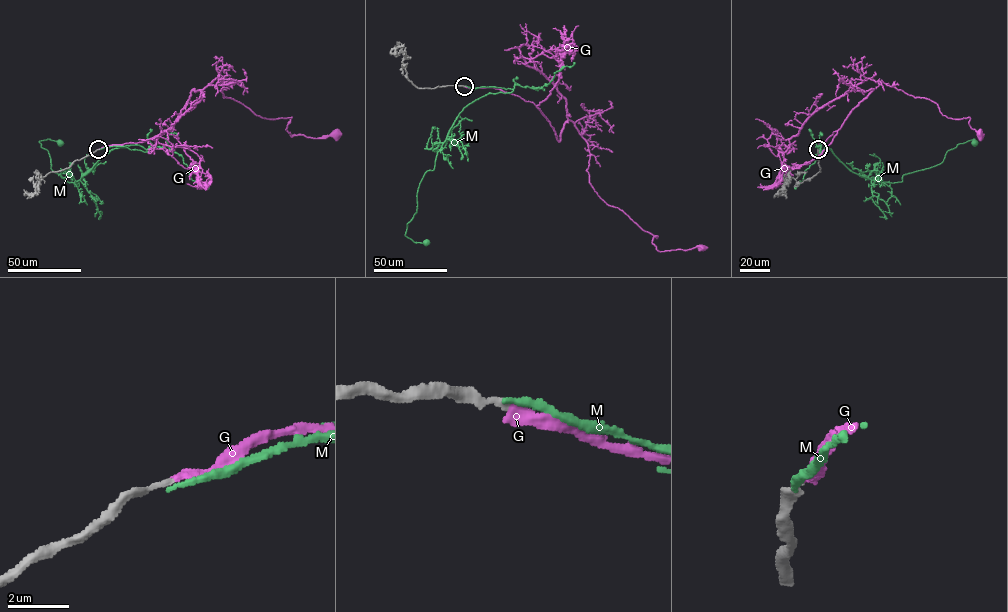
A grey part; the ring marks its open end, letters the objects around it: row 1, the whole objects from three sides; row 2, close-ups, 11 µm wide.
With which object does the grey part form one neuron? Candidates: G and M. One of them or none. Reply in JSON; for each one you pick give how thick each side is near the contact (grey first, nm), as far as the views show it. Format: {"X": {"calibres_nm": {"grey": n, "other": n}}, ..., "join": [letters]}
{"G": {"calibres_nm": {"grey": 200, "other": 360}}, "join": ["G"]}

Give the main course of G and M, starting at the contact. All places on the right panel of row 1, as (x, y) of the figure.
G: (818, 149), (873, 89), (852, 89), (868, 78), (928, 98), (948, 117), (969, 117), (980, 134)
M: (818, 149), (827, 147), (853, 172), (893, 183), (941, 163), (958, 144), (973, 143)

